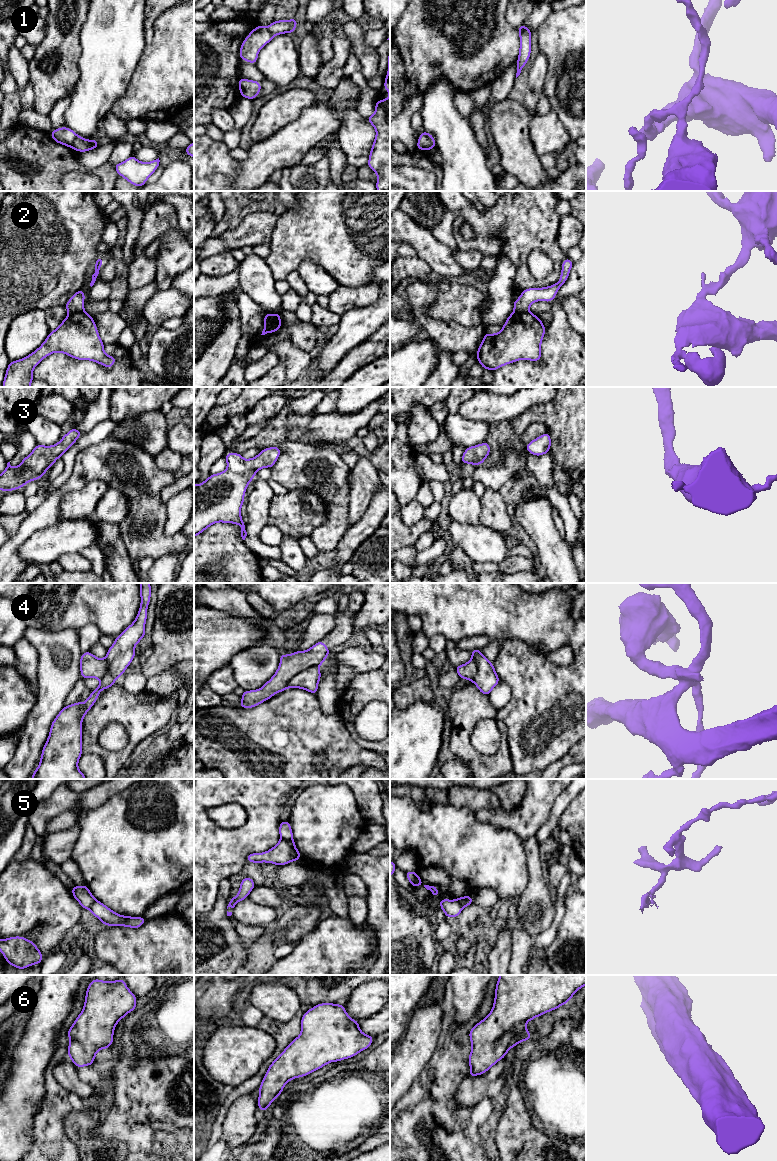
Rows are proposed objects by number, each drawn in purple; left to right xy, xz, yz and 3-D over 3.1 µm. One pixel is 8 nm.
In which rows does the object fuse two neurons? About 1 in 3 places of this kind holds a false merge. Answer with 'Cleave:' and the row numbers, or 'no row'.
Cleave: 1, 2, 4, 5

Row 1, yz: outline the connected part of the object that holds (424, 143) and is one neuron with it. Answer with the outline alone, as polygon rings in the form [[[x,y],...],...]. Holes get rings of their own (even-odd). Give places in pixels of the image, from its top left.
[[[420,133],[416,148],[423,151],[429,151],[432,148],[431,141],[425,134]]]

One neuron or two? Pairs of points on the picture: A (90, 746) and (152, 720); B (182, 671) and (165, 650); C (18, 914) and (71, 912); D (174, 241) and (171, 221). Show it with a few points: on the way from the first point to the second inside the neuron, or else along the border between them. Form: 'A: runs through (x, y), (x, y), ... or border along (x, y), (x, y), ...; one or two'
A: runs through (96, 727), (107, 716), (133, 716); one
B: border along (183, 660), (174, 663), (170, 667); two
C: runs through (31, 912), (58, 912); one
D: border along (177, 227), (169, 230), (161, 237); two

